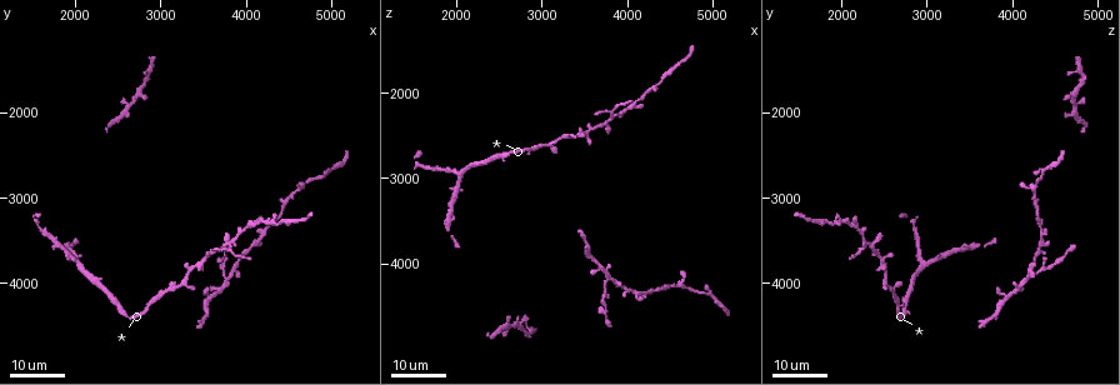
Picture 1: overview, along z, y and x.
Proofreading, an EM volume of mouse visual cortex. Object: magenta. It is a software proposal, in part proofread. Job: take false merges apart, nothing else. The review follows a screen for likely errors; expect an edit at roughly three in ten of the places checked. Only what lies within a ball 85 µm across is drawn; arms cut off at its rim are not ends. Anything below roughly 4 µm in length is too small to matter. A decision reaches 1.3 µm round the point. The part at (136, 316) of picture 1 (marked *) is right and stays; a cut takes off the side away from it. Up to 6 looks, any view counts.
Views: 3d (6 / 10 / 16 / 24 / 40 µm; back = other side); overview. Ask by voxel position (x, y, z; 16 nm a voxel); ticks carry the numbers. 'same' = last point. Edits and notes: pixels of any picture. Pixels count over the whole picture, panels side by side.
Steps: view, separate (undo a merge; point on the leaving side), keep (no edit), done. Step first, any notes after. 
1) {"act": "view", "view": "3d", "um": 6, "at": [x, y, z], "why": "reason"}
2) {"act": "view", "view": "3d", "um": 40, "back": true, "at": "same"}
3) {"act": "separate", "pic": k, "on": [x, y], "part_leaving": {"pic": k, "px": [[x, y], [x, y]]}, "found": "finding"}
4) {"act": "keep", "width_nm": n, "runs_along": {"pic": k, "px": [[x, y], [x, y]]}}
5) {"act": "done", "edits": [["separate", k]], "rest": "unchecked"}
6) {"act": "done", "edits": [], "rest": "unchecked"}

{"act": "view", "view": "3d", "um": 24, "at": [3800, 3500, 2300], "why": "thick turns thin"}

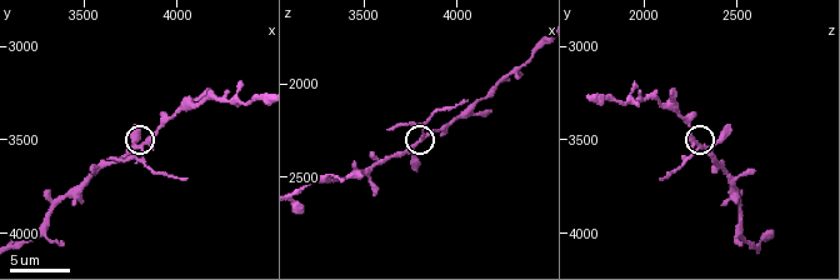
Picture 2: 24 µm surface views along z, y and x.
{"act": "view", "view": "3d", "um": 10, "at": [3840, 3540, 2300]}

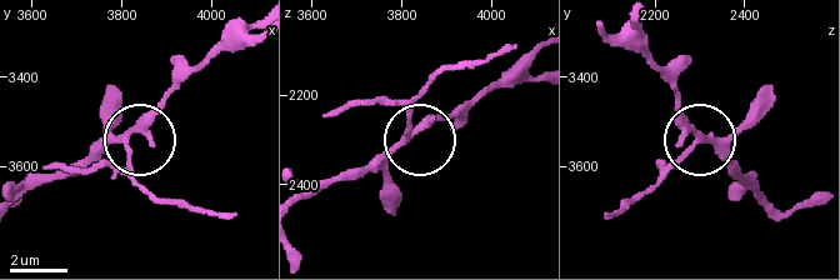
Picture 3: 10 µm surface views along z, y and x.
{"act": "separate", "pic": 3, "on": [384, 98], "arms": 3, "part_leaving": {"pic": 3, "px": [[406, 129], [409, 110], [443, 74], [513, 48]]}, "found": "a second neuron is stuck on"}

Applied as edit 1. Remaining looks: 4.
{"act": "view", "view": "overview"}

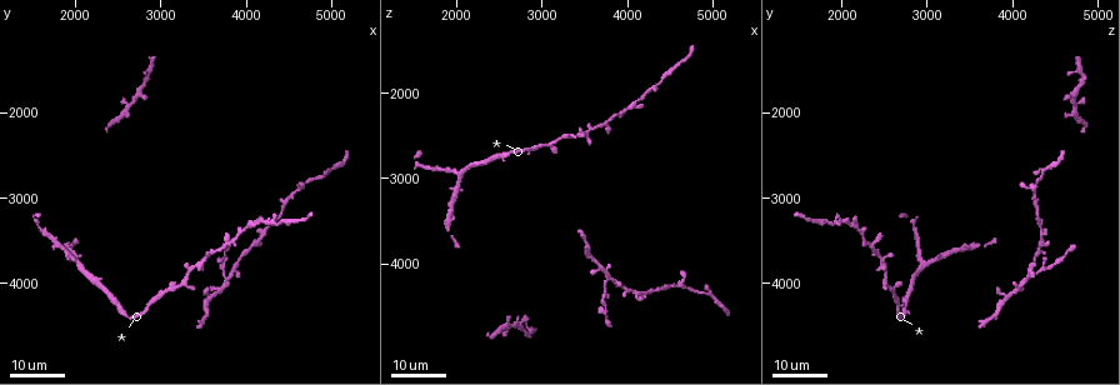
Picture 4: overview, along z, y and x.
{"act": "view", "view": "3d", "um": 24, "at": [4350, 3300, 1900], "why": "four-way junction"}

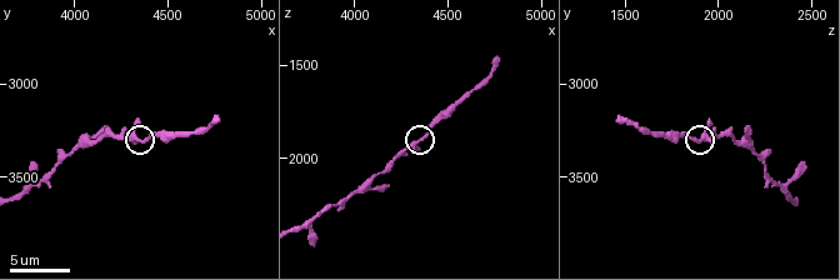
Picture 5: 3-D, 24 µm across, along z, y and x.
{"act": "view", "view": "3d", "um": 6, "at": [4320, 3280, 1920], "why": "zoom in"}

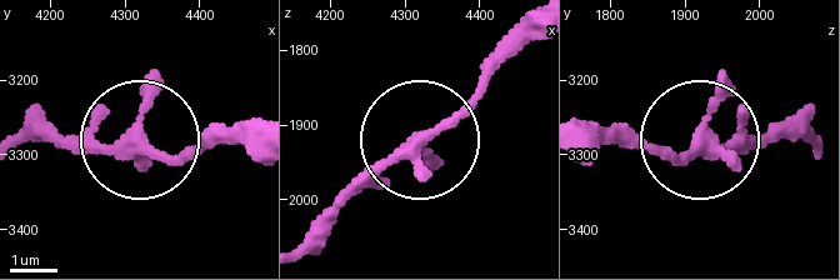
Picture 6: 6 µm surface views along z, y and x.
{"act": "keep", "arms": 4, "found": "continuous, no second neuron"}

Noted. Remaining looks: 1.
{"act": "done", "edits": [["separate", 3]], "rest": "unchecked"}

